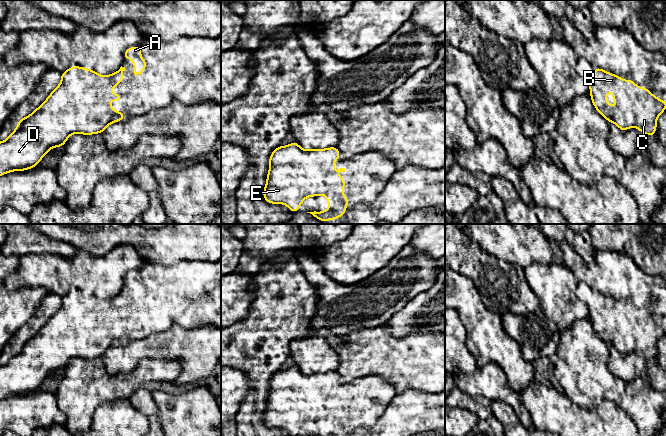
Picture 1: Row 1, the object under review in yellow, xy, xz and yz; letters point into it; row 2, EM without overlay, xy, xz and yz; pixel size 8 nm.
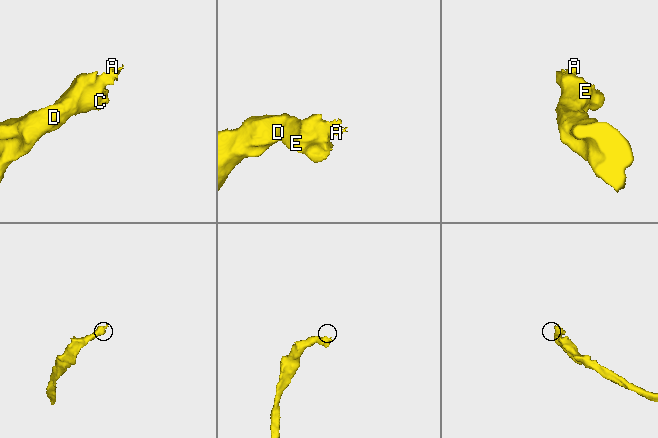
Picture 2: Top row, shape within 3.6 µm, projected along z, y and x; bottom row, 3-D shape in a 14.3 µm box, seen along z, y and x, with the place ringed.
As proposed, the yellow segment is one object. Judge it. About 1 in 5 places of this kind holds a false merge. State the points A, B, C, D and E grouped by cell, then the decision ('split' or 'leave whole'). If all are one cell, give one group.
groups A B C D E; leave whole

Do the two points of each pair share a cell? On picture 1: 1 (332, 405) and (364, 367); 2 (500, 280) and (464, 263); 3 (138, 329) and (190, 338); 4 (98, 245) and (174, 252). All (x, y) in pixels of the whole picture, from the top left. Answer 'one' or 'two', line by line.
1: two
2: one
3: two
4: one

